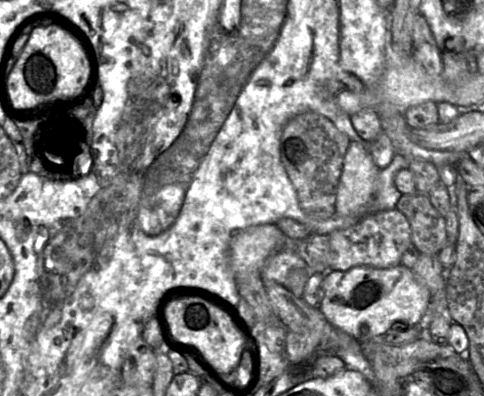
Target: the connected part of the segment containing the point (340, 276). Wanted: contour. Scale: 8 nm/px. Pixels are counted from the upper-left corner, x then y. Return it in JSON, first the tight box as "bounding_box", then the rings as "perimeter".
{"bounding_box":[318,264,430,341],"perimeter":[[[399,264],[397,266],[391,267],[391,268],[375,268],[371,266],[356,266],[353,268],[350,268],[345,271],[328,271],[325,274],[325,277],[323,278],[322,282],[322,292],[323,297],[318,305],[320,311],[323,313],[327,321],[337,328],[338,330],[341,330],[358,341],[361,341],[363,339],[368,339],[376,336],[382,336],[386,331],[389,331],[391,329],[396,329],[394,326],[401,322],[401,323],[408,323],[410,325],[412,324],[419,324],[419,322],[422,320],[424,315],[426,314],[429,303],[430,303],[430,292],[423,284],[421,284],[415,277],[414,272],[412,269],[405,267],[402,264]]]}

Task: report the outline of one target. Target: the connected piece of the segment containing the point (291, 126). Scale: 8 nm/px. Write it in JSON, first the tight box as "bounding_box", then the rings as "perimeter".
{"bounding_box":[280,111,349,220],"perimeter":[[[307,111],[293,116],[280,139],[281,162],[298,196],[300,207],[312,218],[327,220],[335,214],[338,183],[349,138],[327,117]]]}

